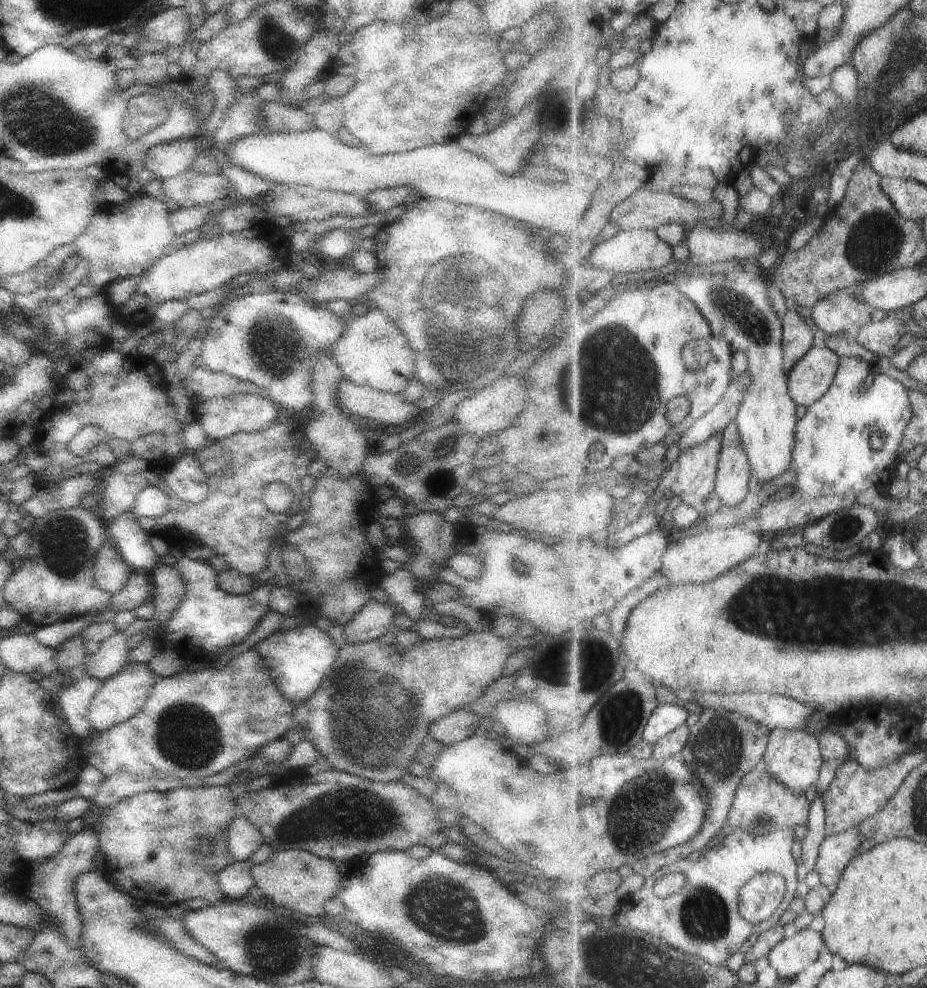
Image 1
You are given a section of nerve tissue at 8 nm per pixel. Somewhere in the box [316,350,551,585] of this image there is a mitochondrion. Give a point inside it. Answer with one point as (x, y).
(437, 478)

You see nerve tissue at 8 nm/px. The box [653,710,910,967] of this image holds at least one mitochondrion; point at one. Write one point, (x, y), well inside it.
(716, 754)

